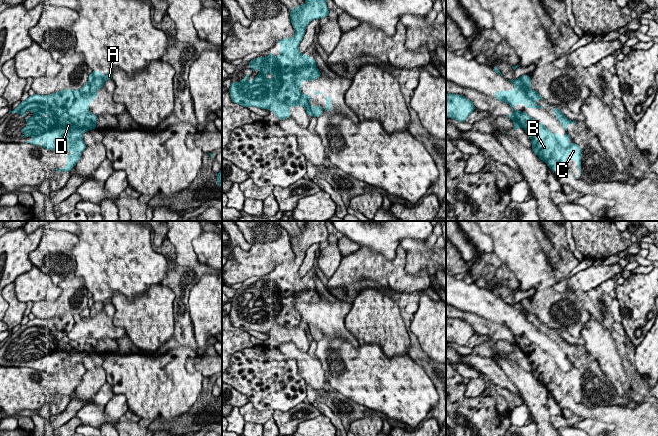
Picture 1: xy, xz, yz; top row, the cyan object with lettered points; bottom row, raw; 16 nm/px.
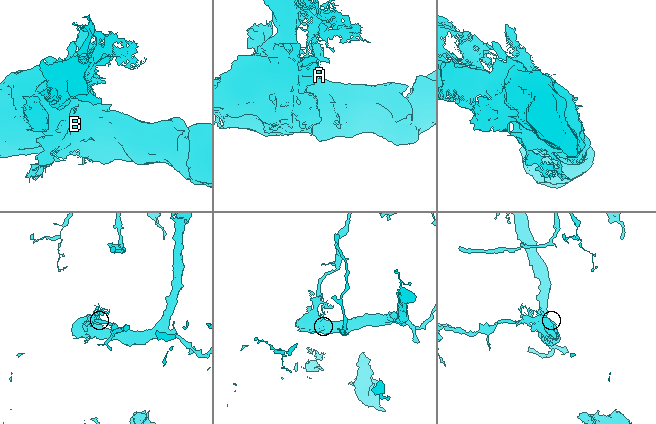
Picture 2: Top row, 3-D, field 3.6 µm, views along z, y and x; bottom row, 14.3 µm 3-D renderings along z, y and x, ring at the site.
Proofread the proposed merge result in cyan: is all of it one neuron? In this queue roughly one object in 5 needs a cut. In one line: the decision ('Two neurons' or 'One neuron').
One neuron

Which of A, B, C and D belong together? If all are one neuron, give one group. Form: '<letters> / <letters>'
A B C D

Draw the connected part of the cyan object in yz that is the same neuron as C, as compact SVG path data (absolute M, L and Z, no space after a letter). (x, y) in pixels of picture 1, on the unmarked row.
M525 298L518 303L508 305L513 307L515 314L496 315L495 323L508 327L512 332L513 338L506 341L514 346L513 353L519 354L522 351L525 354L531 363L533 376L552 393L553 397L559 393L571 396L568 394L568 385L575 383L581 399L582 375L580 369L574 366L568 367L571 363L569 357L566 359L564 356L564 362L560 363L562 358L553 358L544 347L531 343L527 337L513 333L516 328L525 328L526 332L544 334L545 330L539 330L534 326L543 322L536 314L530 313L532 307L529 299Z

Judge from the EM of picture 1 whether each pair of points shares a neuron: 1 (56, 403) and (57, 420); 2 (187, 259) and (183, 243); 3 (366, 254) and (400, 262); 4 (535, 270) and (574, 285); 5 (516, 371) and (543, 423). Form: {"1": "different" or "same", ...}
{"1": "different", "2": "same", "3": "same", "4": "different", "5": "same"}

